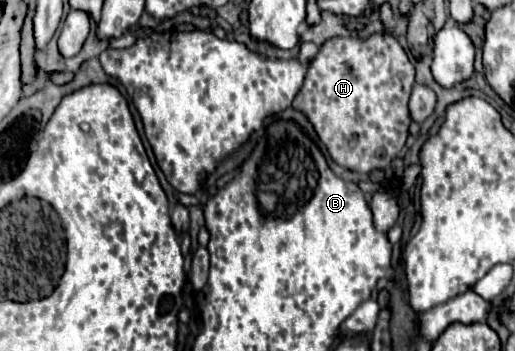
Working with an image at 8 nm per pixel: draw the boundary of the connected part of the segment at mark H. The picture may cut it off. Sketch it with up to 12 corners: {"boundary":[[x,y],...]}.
{"boundary":[[391,32],[331,38],[293,106],[331,158],[389,168],[415,66]]}

